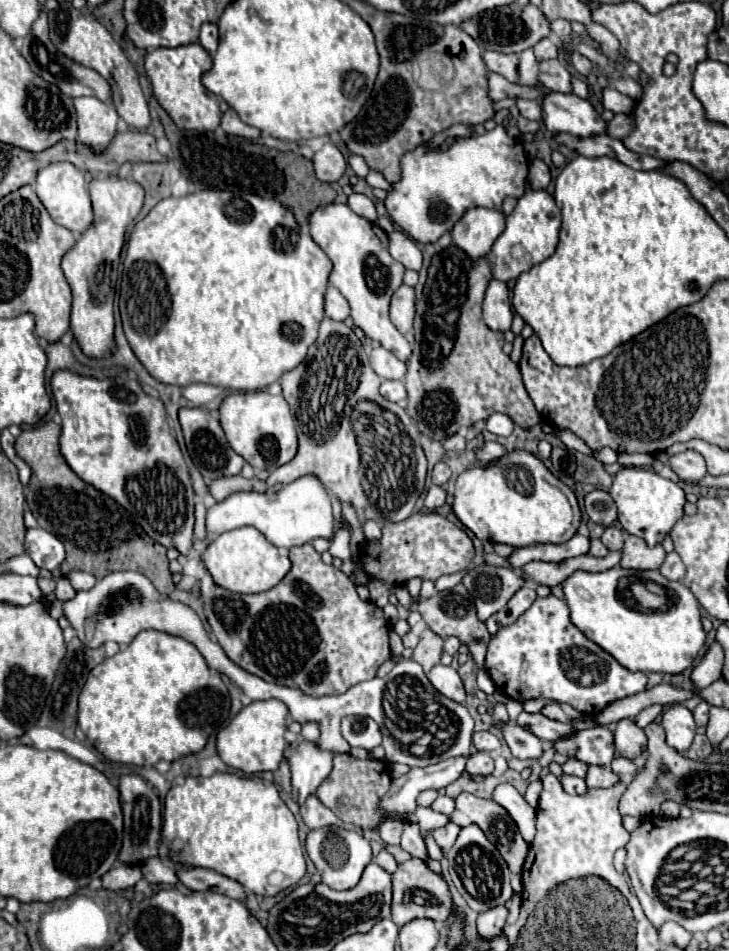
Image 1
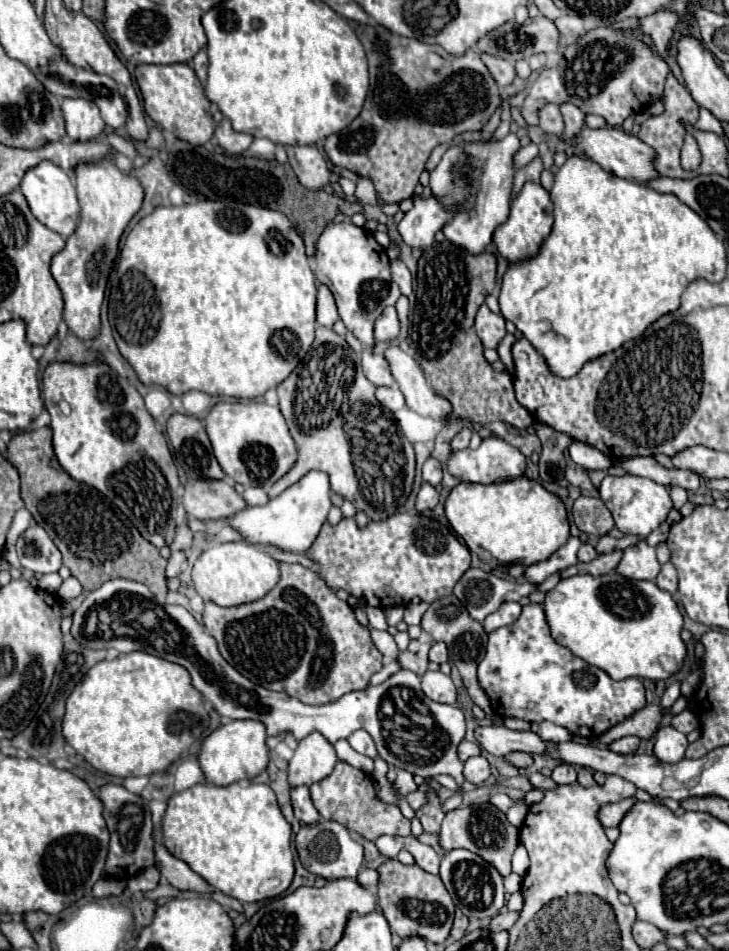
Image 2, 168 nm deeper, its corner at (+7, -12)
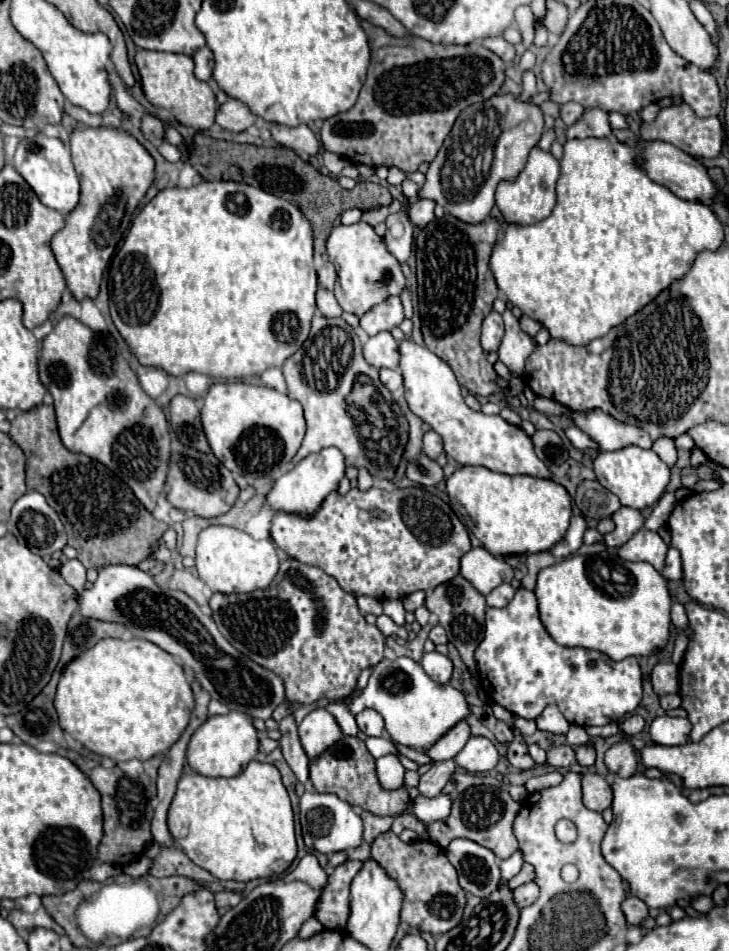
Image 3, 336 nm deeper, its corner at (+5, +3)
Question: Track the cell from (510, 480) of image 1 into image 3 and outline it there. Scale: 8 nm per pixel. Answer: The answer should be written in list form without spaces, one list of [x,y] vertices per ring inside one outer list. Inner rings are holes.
[[[483,466],[455,470],[447,478],[447,494],[461,522],[493,556],[525,556],[551,550],[565,536],[572,517],[572,499],[561,484],[547,478],[497,474]]]

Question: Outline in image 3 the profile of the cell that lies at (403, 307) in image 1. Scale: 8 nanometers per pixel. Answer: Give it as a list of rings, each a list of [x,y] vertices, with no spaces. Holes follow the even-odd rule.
[[[389,296],[375,308],[371,308],[363,318],[361,318],[361,328],[369,334],[375,336],[377,332],[391,330],[403,322],[403,304],[399,296]]]

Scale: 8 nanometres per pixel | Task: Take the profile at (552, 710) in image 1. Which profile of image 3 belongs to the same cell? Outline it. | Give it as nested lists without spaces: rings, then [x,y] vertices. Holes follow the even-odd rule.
[[[547,706],[535,722],[537,722],[537,728],[539,728],[539,730],[553,732],[553,734],[565,734],[567,728],[571,726],[571,724],[565,720],[565,716],[559,712],[557,706]]]

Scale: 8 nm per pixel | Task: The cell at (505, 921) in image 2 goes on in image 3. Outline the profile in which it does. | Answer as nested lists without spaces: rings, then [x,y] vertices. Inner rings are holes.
[[[527,882],[523,886],[519,886],[517,890],[513,890],[513,900],[515,904],[519,904],[519,908],[525,908],[525,906],[531,906],[539,896],[539,888],[535,882]]]

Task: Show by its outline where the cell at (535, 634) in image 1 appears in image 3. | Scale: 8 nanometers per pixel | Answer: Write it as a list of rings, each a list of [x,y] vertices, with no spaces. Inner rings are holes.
[[[519,588],[515,598],[505,608],[487,608],[485,620],[485,638],[475,650],[475,660],[479,668],[479,678],[485,694],[499,706],[509,712],[535,720],[545,706],[555,704],[563,716],[577,726],[603,726],[617,722],[633,712],[643,696],[643,682],[637,658],[625,658],[621,662],[611,660],[609,656],[589,650],[589,648],[567,648],[557,644],[545,630],[539,618],[539,602],[531,590]]]

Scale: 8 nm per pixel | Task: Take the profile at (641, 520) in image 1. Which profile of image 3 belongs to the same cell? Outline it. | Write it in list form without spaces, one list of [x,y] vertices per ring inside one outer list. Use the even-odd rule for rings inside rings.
[[[627,446],[615,452],[601,452],[593,462],[593,470],[603,488],[613,492],[623,506],[635,510],[655,506],[659,498],[665,494],[665,488],[671,480],[669,466],[653,450],[643,450],[637,446]]]

